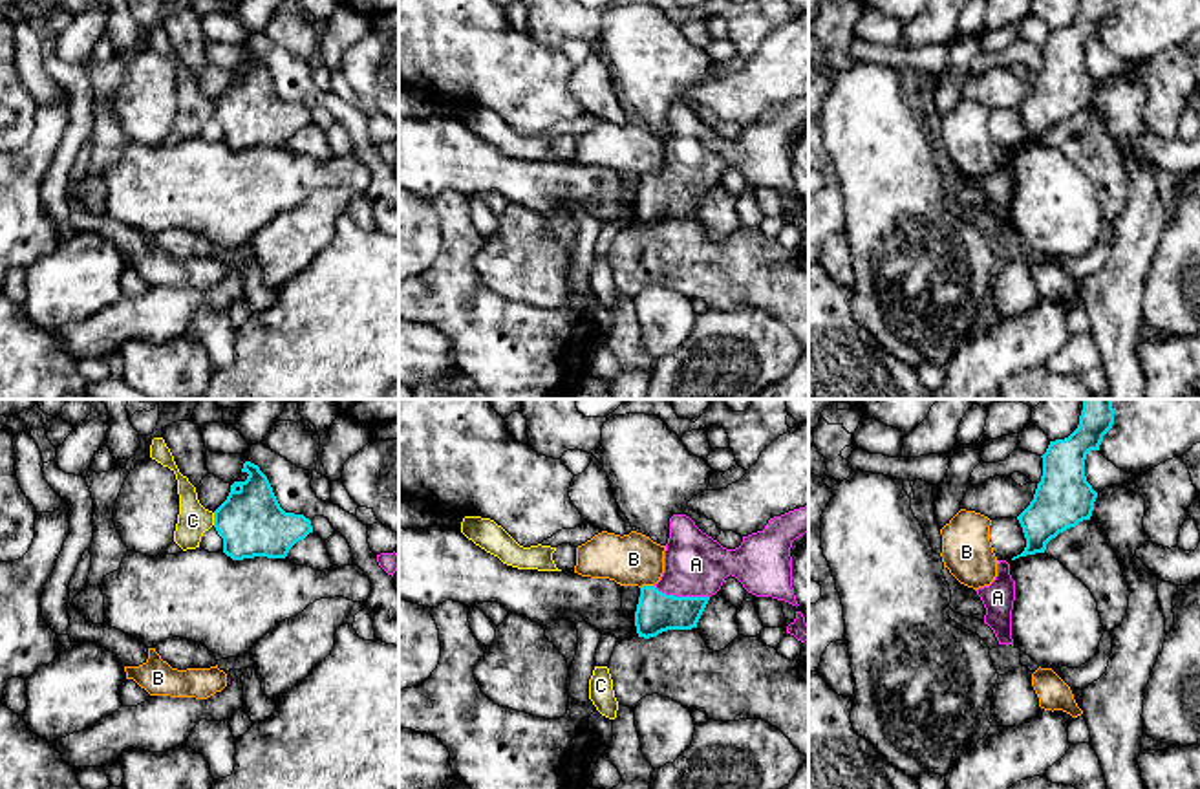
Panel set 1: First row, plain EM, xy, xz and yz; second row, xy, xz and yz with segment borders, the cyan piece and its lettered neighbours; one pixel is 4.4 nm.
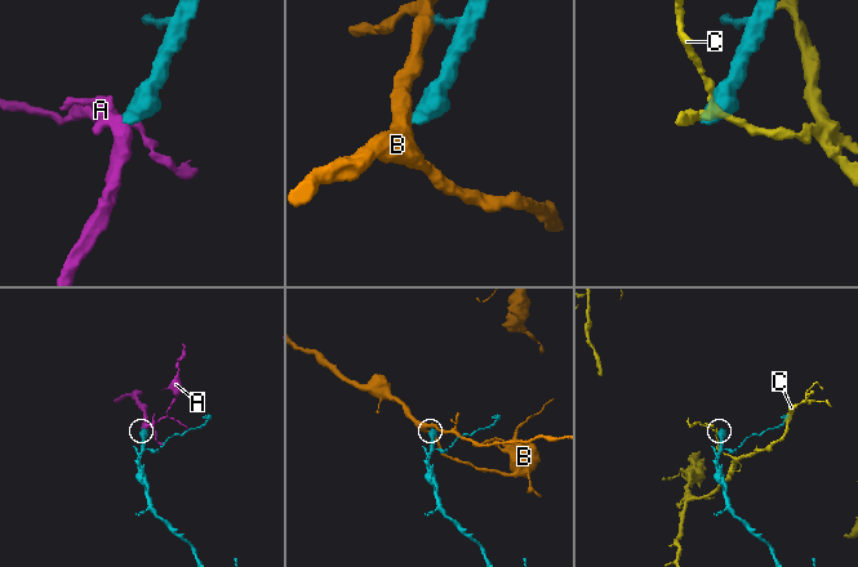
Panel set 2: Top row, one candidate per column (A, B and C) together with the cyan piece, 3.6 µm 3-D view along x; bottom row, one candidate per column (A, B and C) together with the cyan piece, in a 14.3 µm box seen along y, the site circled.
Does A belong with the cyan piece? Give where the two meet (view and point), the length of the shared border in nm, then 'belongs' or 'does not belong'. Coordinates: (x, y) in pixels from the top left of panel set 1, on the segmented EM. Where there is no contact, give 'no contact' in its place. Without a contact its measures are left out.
xz (681, 597) | 260 nm | belongs

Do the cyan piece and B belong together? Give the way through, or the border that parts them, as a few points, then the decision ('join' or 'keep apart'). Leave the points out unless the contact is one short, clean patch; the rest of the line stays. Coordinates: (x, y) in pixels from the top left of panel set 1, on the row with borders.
border along xz (653, 584), (641, 588); keep apart

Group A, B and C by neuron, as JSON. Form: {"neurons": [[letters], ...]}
{"neurons": [["A"], ["B"], ["C"]]}

